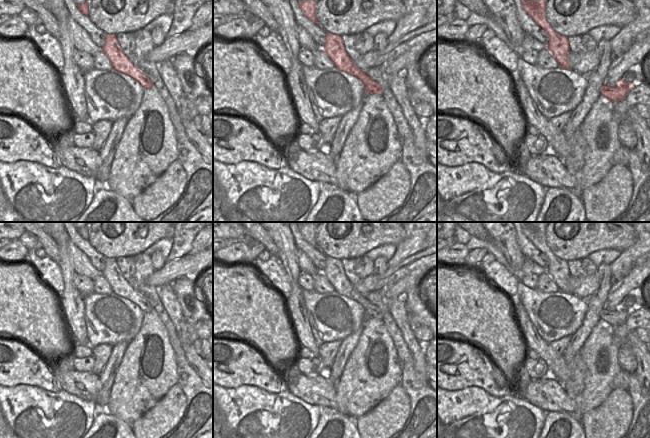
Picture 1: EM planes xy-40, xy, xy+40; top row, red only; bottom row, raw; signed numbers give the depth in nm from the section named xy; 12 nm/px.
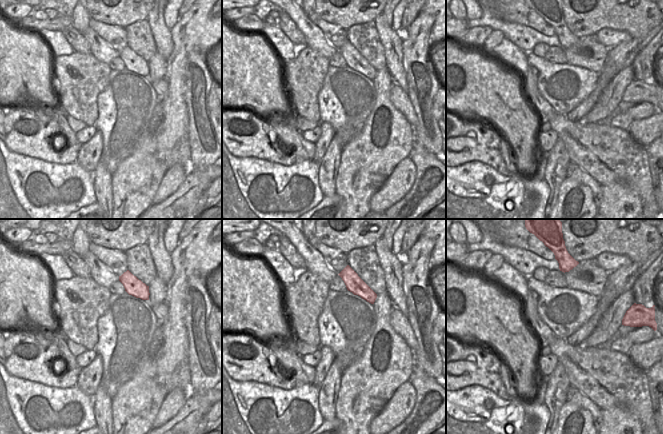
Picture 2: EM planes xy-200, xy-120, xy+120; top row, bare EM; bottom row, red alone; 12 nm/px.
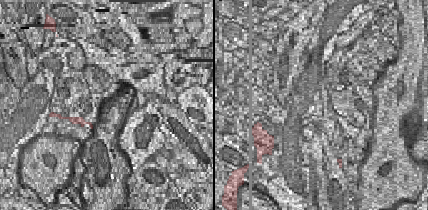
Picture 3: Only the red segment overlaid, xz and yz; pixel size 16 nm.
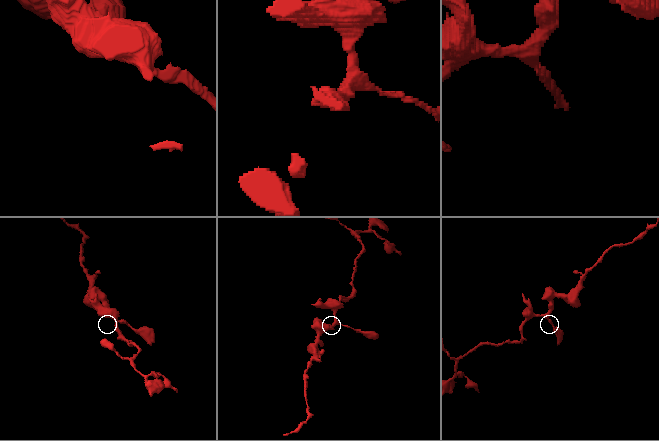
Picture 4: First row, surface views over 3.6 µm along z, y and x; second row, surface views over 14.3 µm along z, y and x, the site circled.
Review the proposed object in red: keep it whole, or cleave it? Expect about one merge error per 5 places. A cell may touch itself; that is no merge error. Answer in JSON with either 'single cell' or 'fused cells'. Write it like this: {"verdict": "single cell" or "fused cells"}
{"verdict": "single cell"}

